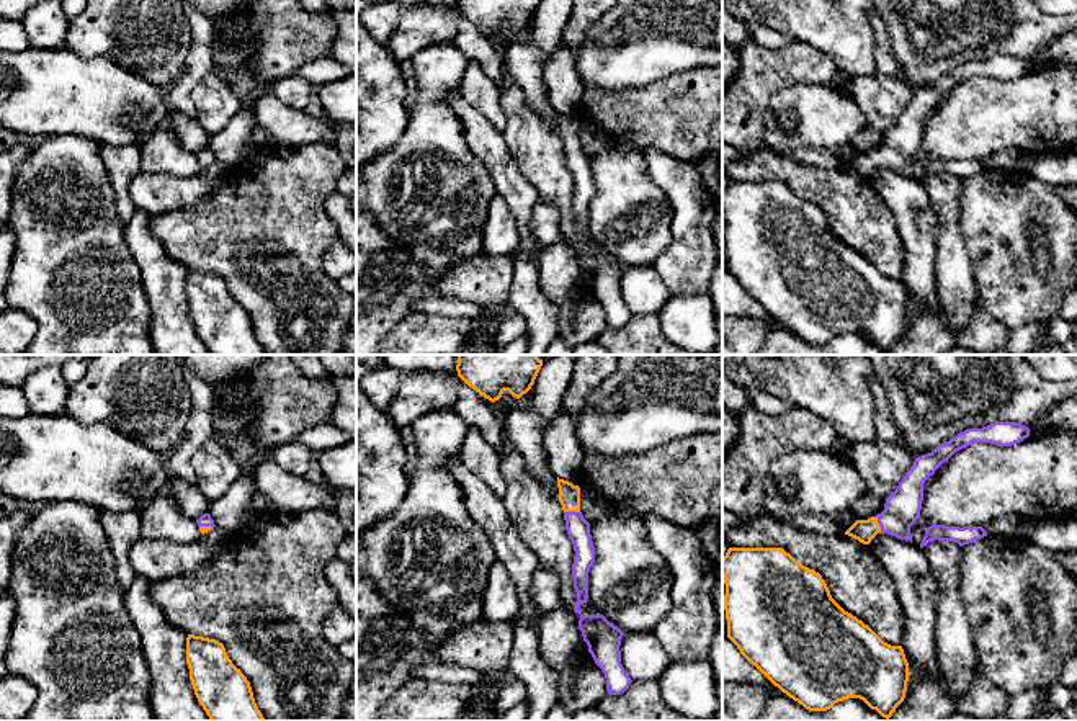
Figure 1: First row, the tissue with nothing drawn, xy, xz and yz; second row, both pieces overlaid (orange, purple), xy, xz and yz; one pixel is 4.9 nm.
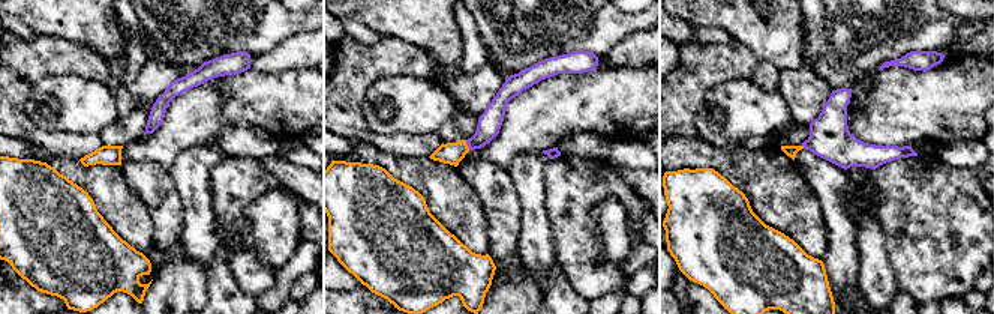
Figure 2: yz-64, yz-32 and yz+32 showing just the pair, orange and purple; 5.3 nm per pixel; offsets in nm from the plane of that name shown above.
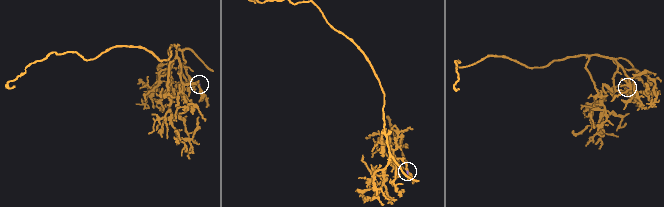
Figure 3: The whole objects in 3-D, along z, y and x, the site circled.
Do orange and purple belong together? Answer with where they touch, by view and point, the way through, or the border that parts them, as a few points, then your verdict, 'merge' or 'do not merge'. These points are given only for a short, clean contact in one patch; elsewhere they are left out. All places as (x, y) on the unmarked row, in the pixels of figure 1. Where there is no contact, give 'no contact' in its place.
contact yz (878, 157); way yz (863, 164), (878, 157), (888, 156), (902, 141); merge

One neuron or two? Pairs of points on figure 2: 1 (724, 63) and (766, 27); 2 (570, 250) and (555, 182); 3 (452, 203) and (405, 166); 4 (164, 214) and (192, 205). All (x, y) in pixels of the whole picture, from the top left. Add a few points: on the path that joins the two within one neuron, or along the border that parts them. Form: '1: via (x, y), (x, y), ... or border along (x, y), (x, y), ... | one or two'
1: border along (738, 41), (760, 59) | two
2: via (570, 233), (570, 229), (556, 215), (556, 199) | one
3: via (440, 191), (417, 172) | one
4: border along (170, 175), (183, 209), (180, 239) | two

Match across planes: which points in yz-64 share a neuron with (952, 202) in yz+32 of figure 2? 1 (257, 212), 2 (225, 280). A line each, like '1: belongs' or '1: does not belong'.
1: does not belong
2: does not belong

